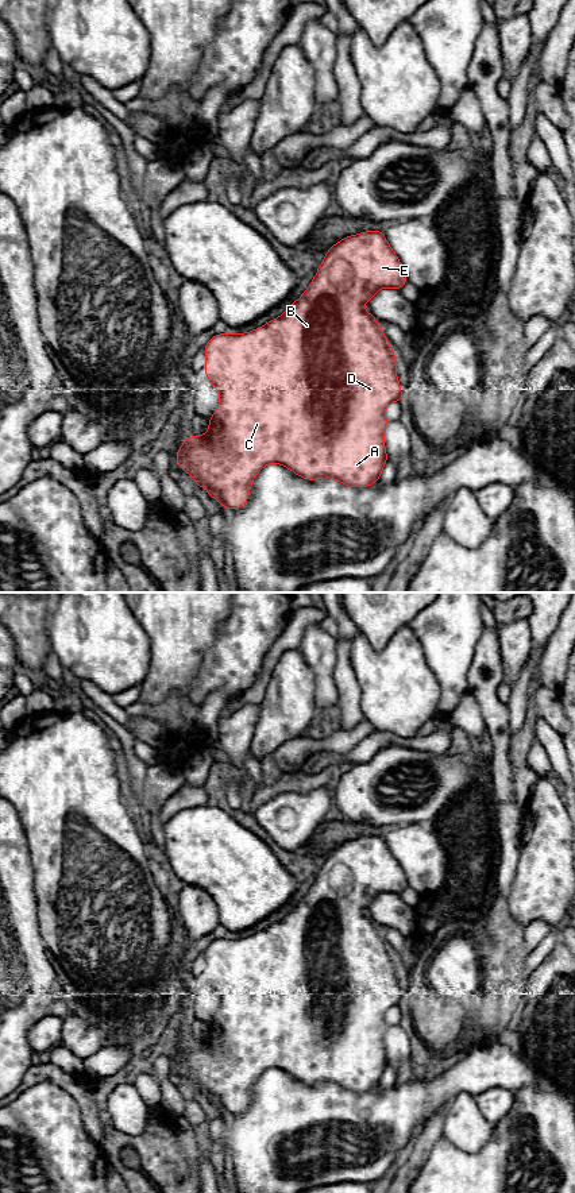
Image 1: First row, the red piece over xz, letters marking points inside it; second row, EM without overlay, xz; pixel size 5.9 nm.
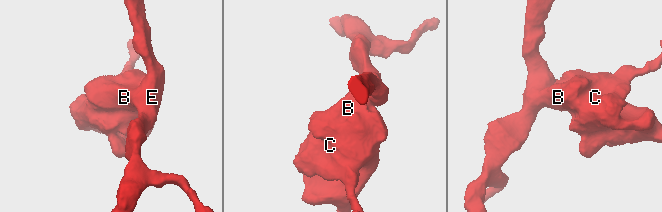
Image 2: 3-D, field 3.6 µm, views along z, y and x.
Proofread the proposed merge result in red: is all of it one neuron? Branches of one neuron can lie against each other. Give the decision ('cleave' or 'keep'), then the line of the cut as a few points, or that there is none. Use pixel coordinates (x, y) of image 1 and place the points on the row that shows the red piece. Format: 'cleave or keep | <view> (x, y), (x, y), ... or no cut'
keep | no cut

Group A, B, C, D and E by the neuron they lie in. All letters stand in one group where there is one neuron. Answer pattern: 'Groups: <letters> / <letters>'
Groups: A B C D E

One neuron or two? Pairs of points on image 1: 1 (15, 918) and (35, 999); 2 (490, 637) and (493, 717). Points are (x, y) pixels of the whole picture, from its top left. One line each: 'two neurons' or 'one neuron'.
1: one neuron
2: one neuron

